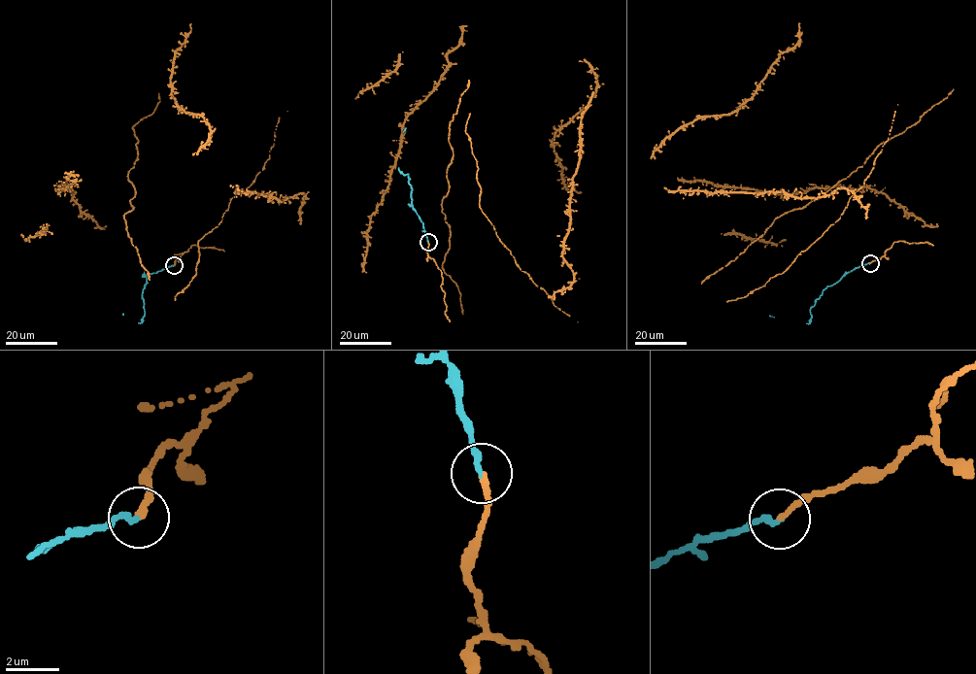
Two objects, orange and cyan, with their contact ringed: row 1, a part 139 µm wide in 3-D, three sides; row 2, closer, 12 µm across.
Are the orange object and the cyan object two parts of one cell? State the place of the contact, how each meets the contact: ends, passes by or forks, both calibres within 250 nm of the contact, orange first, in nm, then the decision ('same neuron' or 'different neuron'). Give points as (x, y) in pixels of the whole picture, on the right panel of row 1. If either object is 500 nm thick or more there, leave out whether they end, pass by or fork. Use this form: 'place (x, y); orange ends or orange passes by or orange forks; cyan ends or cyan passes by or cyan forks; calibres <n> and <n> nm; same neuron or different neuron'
place (870, 263); orange ends; cyan ends; calibres 240 and 240 nm; same neuron

